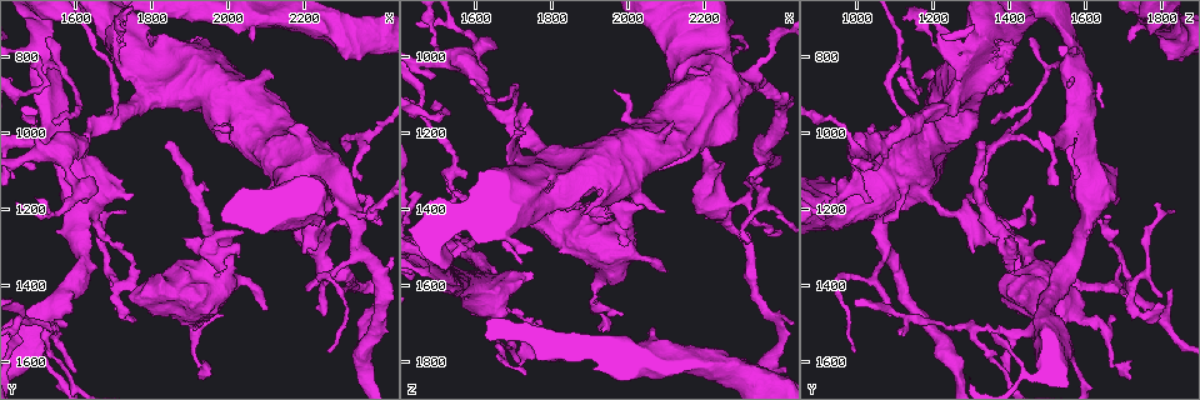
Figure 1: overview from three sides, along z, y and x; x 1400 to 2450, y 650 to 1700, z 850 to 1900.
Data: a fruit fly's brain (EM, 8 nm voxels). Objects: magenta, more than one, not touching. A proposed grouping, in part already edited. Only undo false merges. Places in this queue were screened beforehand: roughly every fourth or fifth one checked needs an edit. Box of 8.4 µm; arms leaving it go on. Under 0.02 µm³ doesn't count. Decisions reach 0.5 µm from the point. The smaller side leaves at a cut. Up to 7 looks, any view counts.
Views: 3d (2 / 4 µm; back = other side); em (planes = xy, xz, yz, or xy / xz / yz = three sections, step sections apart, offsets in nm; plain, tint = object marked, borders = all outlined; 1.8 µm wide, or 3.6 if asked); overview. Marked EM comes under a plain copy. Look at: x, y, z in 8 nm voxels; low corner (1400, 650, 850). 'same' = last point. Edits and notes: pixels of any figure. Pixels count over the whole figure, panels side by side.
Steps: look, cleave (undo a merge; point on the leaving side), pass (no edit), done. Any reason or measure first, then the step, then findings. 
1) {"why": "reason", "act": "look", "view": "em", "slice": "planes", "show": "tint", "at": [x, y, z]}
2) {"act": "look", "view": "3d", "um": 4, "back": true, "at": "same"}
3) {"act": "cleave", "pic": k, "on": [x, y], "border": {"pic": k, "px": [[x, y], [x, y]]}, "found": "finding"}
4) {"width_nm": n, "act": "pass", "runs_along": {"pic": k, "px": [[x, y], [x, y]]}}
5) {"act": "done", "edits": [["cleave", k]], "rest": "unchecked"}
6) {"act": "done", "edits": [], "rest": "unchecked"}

{"why": "thin neck", "act": "look", "view": "3d", "um": 2, "at": [1535, 1510, 1355]}

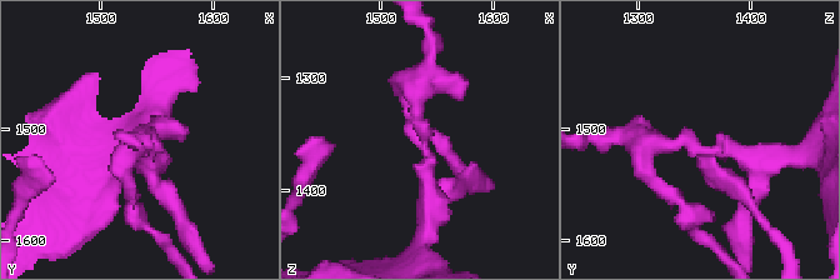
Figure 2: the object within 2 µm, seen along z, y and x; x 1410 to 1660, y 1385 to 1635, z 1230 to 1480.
{"arms": 3, "why": "shape alone is not enough", "act": "look", "view": "em", "slice": "planes", "show": "tint", "at": [1542, 1512, 1350]}

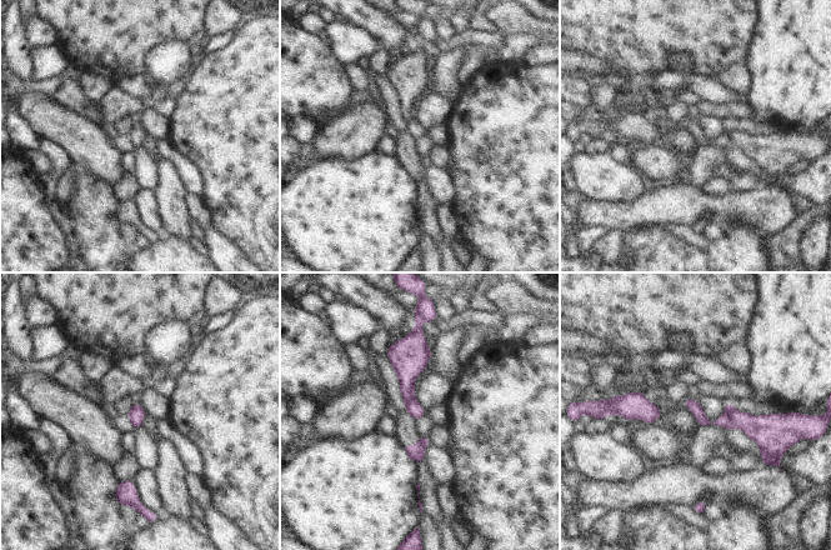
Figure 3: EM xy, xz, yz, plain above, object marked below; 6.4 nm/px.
{"width_nm": 80, "act": "cleave", "pic": 3, "on": [725, 421], "border": {"pic": 3, "px": [[734, 406], [731, 421], [737, 428]]}, "found": "a second neuron is stuck on"}

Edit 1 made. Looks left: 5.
{"act": "look", "view": "overview"}

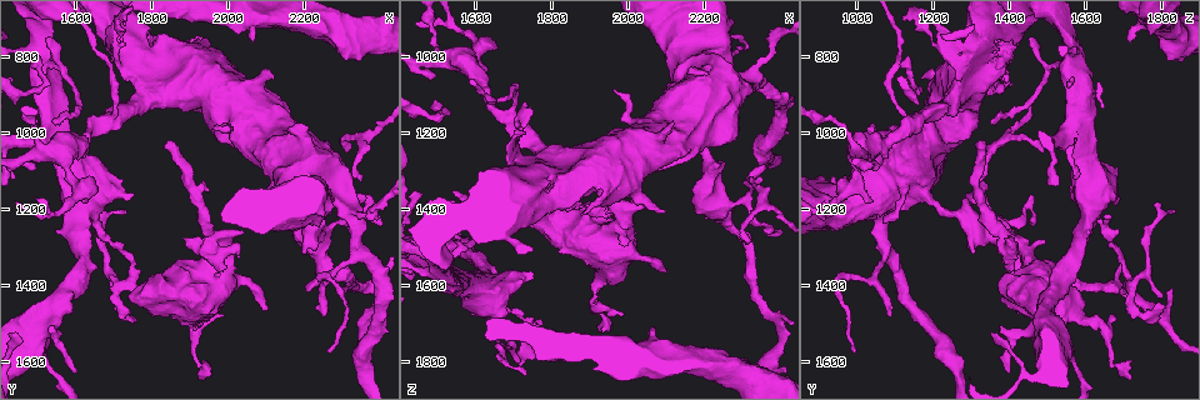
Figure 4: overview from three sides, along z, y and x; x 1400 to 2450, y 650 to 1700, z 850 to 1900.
{"why": "calibre changes", "act": "look", "view": "em", "slice": "planes", "show": "tint", "at": [1505, 825, 1560]}

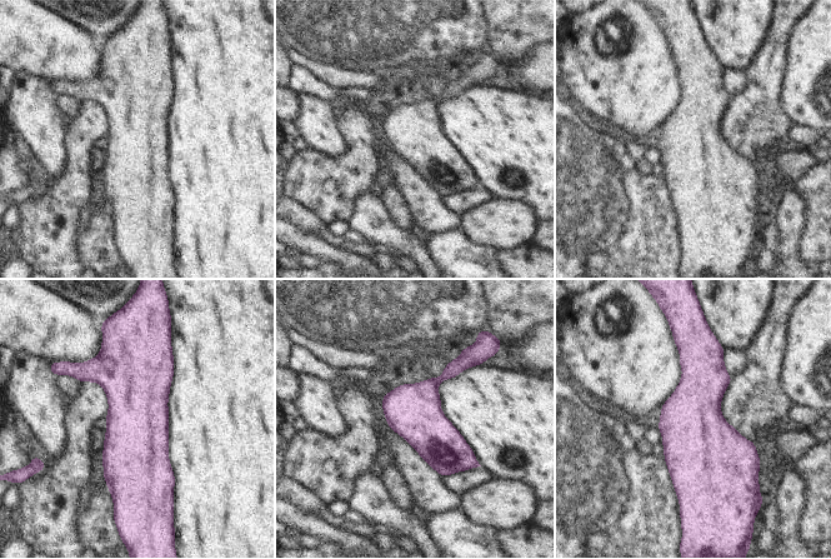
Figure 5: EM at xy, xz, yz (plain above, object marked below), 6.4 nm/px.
{"act": "pass", "found": "continuous, no second neuron"}

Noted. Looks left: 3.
{"why": "abrupt turn", "act": "look", "view": "3d", "um": 4, "at": [1720, 1400, 1720]}

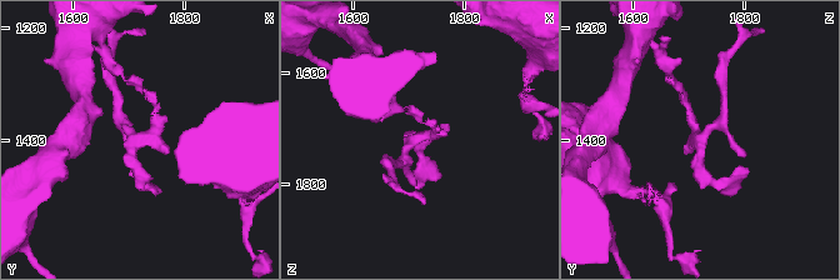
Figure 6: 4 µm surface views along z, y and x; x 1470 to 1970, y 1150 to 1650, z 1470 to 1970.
{"arms": 3, "why": "shape alone is not enough", "act": "look", "view": "em", "slice": "xz", "step": 4, "show": "tint", "at": [1715, 1395, 1715]}

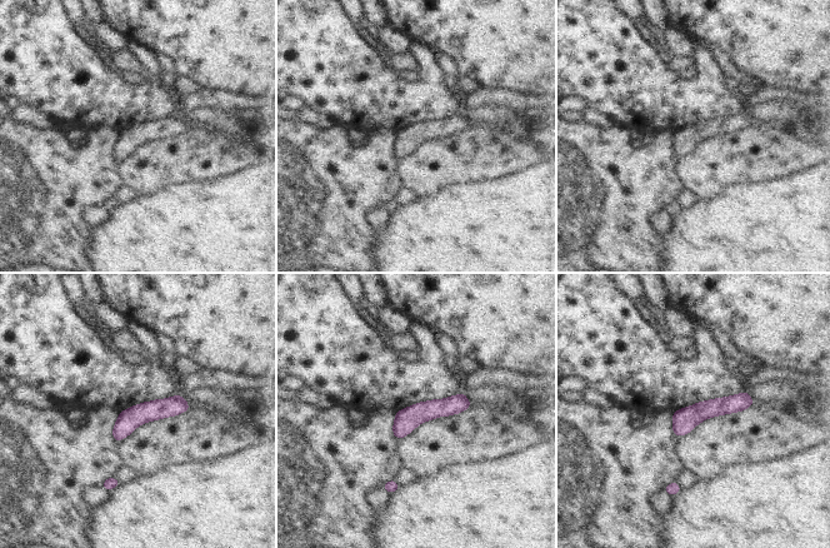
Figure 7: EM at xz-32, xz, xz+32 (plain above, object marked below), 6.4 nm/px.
{"act": "pass", "runs_along": {"pic": 7, "px": [[749, 400], [700, 410], [675, 429]]}, "found": "continuous, no second neuron"}

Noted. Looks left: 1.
{"act": "done", "edits": [["cleave", 3]], "rest": "unchecked"}

